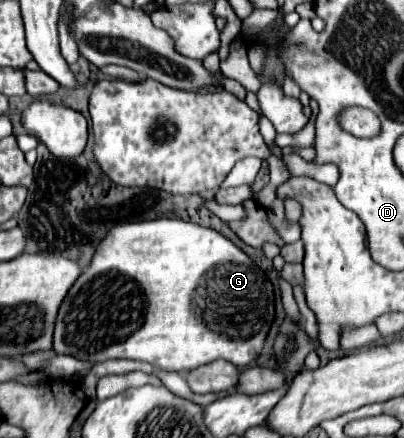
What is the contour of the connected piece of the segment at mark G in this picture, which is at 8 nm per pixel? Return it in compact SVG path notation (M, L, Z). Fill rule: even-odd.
M181 218L125 222L125 224L119 224L117 228L109 230L105 240L97 248L97 252L91 260L91 266L77 278L77 282L65 296L65 300L59 308L59 316L57 316L53 348L57 354L71 354L71 356L75 356L79 360L87 360L91 364L97 364L97 362L103 362L109 358L129 358L129 360L149 362L161 370L191 372L193 368L199 368L213 360L223 358L223 360L235 364L237 368L245 368L261 354L273 320L275 320L275 294L273 294L273 284L271 284L269 276L241 248L237 248L229 238L225 238L217 230L195 224L195 222L185 222Z

